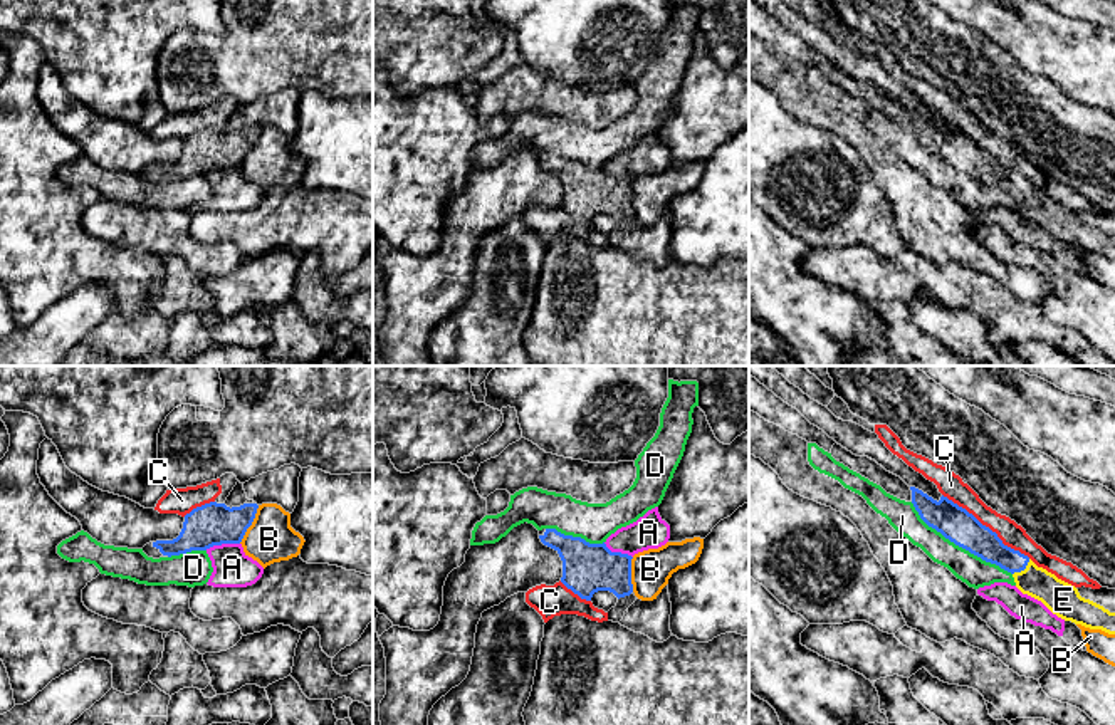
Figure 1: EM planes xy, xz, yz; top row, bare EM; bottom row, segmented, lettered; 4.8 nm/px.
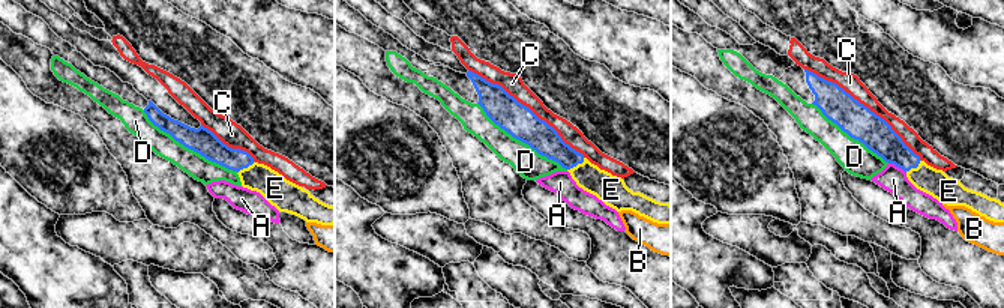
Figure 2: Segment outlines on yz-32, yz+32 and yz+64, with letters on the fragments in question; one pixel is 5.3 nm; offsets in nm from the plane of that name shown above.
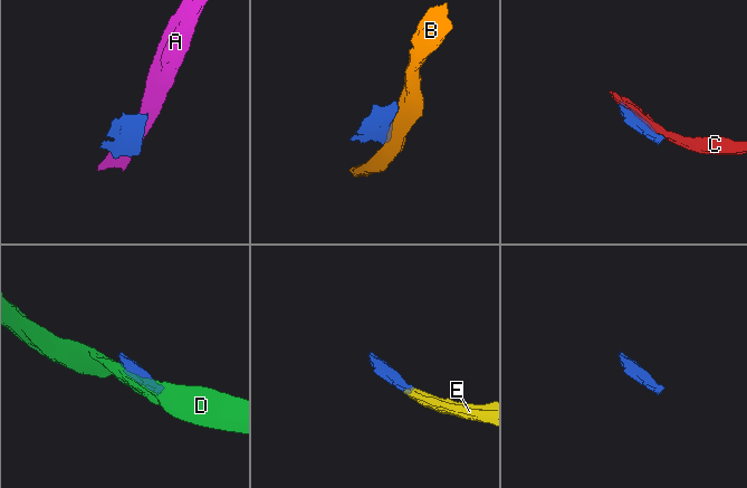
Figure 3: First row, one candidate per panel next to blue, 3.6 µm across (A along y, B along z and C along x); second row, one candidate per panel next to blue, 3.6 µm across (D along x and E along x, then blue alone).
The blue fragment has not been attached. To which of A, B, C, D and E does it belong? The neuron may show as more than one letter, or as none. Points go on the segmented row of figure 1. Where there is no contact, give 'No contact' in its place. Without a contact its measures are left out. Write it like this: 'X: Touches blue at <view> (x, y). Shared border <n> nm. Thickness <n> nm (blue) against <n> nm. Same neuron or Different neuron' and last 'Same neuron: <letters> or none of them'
A: Touches blue at xy (222, 542). Shared border 170 nm. Thickness 200 nm (blue) against 180 nm. Different neuron
B: Touches blue at xy (251, 524). Shared border 200 nm. Thickness 200 nm (blue) against 220 nm. Different neuron
C: Touches blue at yz (988, 527). Shared border 500 nm. Thickness 160 nm (blue) against 120 nm. Different neuron
D: Touches blue at yz (959, 546). Shared border 600 nm. Thickness 160 nm (blue) against 140 nm. Different neuron
E: Touches blue at yz (1023, 569). Shared border 120 nm. Thickness 150 nm (blue) against 160 nm. Same neuron
Same neuron: E

